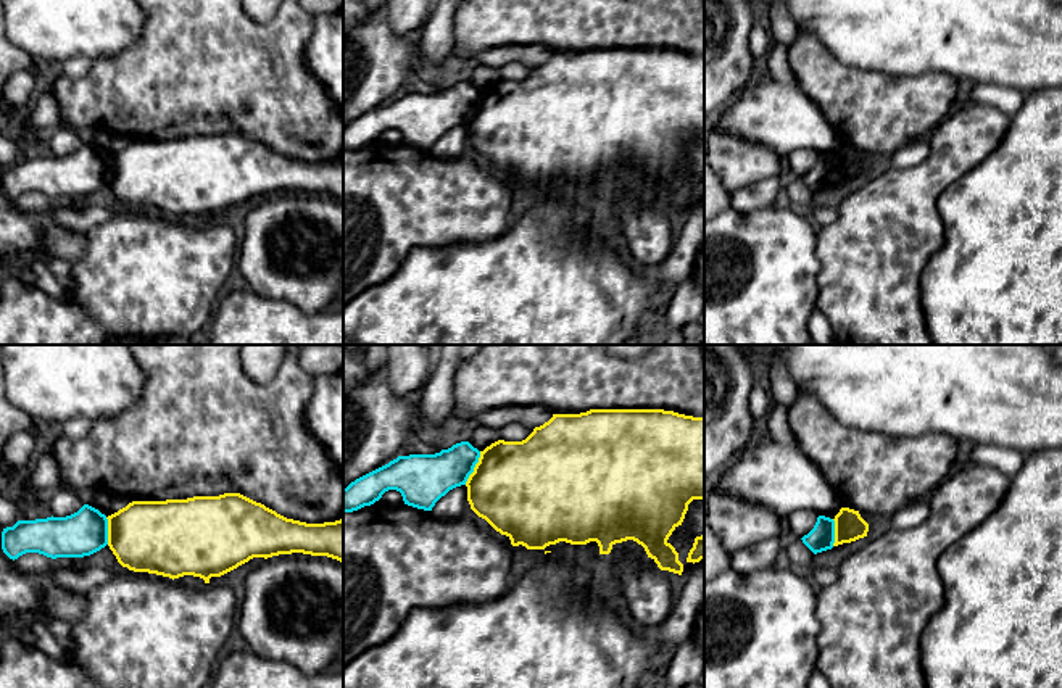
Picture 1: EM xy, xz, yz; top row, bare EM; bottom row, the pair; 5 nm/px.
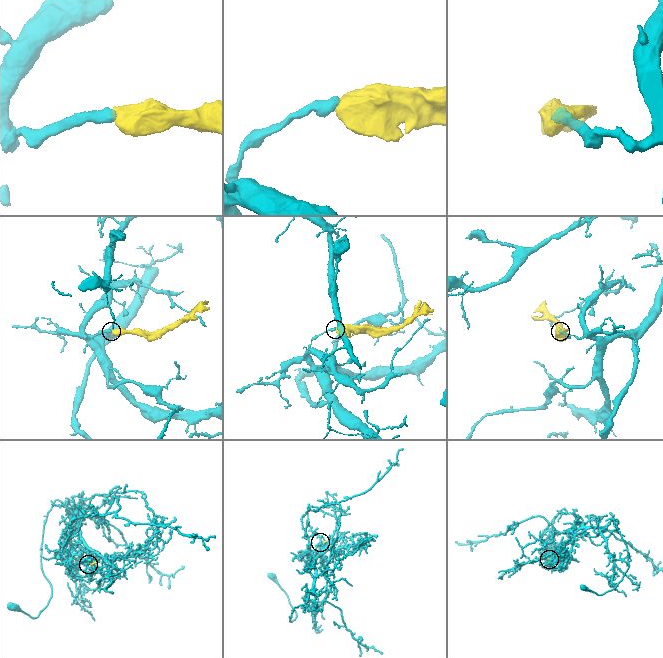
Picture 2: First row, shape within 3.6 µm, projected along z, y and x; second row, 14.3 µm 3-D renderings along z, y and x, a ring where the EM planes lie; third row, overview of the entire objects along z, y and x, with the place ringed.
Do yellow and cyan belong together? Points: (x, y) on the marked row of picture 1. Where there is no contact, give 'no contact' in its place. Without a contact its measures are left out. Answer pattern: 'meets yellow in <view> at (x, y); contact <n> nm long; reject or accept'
meets yellow in xz at (474, 468); contact 190 nm long; reject

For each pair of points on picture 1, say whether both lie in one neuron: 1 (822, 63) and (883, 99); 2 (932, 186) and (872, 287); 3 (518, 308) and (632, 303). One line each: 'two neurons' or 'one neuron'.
1: one neuron
2: one neuron
3: one neuron

